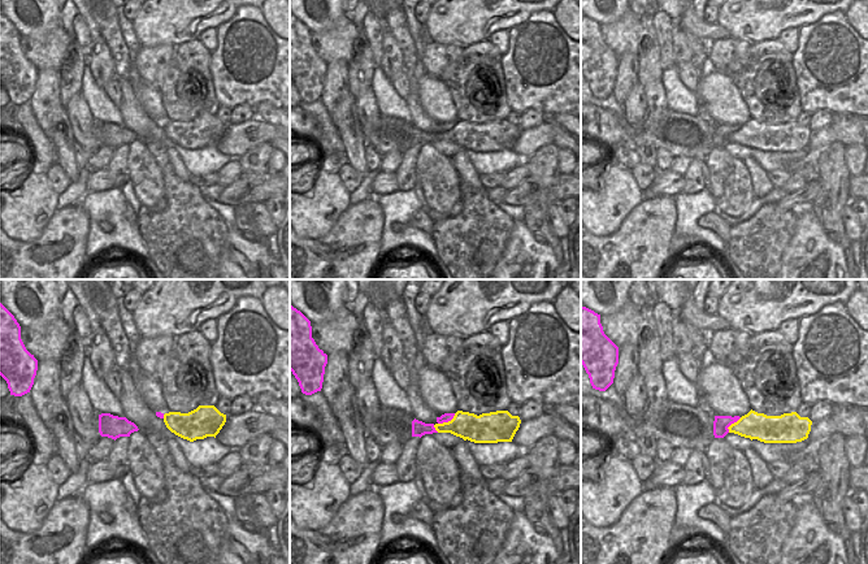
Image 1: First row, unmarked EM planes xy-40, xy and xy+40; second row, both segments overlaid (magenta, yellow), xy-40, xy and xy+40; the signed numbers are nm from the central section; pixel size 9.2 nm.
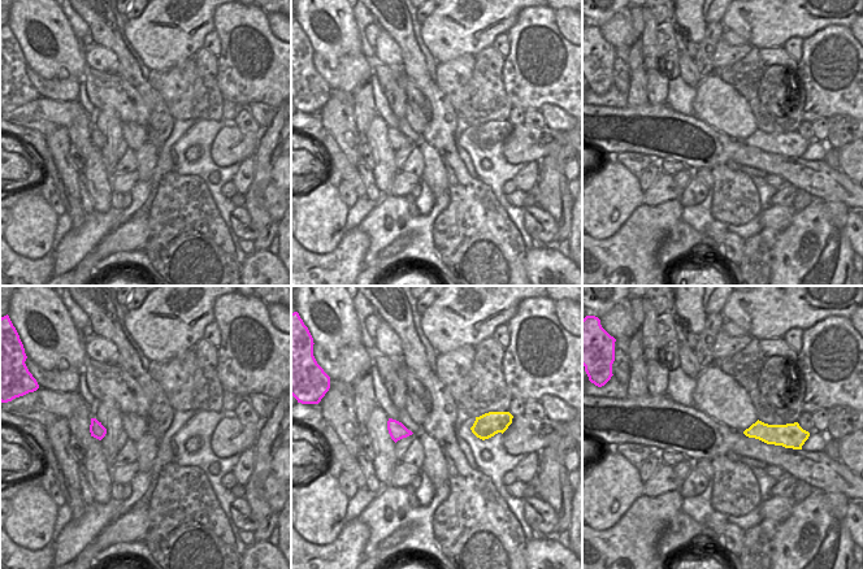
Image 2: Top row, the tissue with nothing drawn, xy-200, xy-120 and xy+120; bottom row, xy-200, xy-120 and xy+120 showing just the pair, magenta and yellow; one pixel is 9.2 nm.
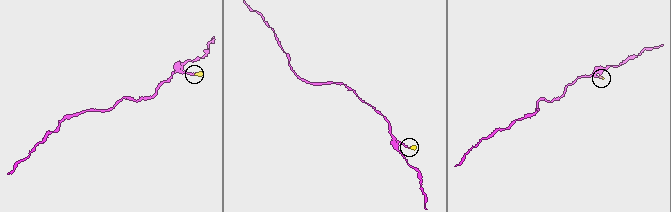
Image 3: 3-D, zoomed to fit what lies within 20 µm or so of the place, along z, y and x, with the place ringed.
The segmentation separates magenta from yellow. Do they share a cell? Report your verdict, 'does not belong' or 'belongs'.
belongs

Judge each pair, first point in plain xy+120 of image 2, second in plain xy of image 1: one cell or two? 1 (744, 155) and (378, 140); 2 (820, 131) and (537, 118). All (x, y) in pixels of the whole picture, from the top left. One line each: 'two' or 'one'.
1: one
2: one

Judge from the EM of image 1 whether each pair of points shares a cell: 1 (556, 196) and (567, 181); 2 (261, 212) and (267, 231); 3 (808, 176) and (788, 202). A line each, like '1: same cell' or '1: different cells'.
1: same cell
2: same cell
3: different cells

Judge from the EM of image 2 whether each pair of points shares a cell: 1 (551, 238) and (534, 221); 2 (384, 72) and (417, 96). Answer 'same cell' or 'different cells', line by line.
1: same cell
2: same cell

